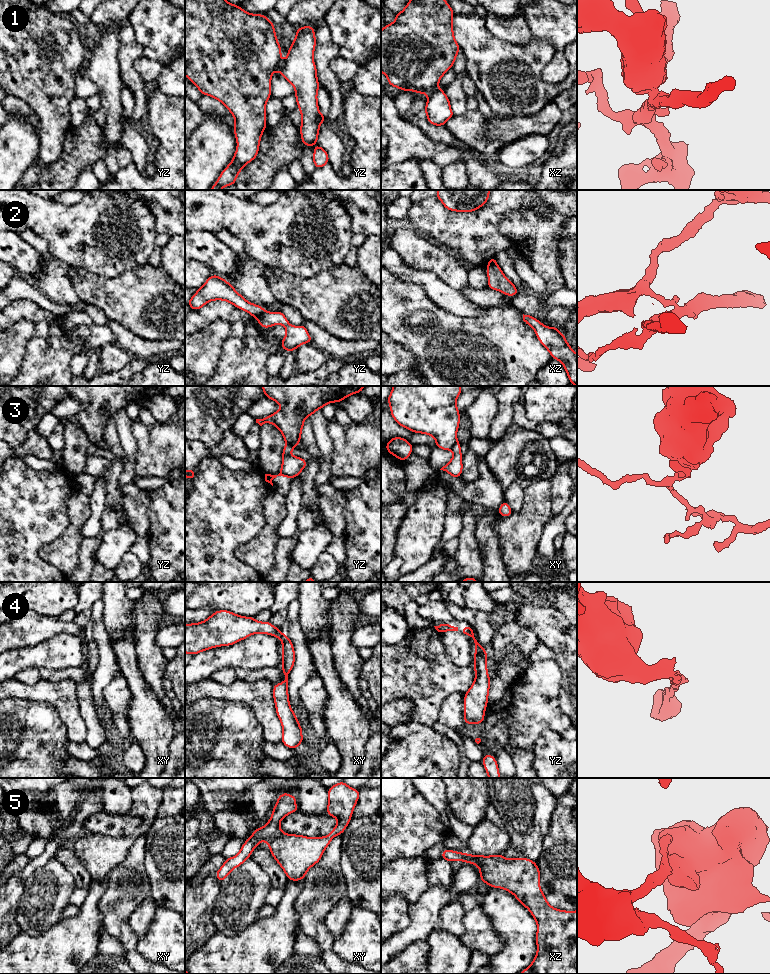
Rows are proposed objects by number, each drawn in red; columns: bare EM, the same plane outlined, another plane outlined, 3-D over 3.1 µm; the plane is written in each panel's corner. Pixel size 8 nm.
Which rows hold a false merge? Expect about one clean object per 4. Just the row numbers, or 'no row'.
1, 2, 3, 4, 5

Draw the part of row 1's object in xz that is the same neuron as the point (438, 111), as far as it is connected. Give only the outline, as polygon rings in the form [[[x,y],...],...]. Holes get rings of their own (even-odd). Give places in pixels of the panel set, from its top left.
[[[442,89],[428,94],[424,111],[429,123],[434,126],[444,126],[454,116],[450,107],[450,100]]]

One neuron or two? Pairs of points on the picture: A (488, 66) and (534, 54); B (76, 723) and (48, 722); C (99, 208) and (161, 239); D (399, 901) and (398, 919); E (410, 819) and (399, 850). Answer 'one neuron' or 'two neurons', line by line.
A: one neuron
B: two neurons
C: two neurons
D: one neuron
E: one neuron

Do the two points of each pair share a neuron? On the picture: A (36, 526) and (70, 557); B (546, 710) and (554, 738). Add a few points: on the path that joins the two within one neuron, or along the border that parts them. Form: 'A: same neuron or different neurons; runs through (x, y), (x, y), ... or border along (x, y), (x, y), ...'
A: different neurons; border along (68, 523), (39, 550), (45, 562)
B: different neurons; border along (559, 731), (545, 731), (537, 740), (535, 747)

